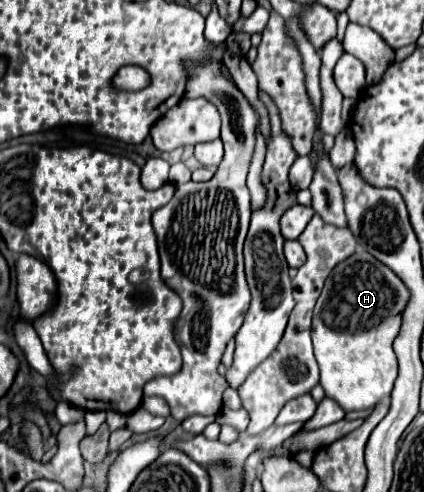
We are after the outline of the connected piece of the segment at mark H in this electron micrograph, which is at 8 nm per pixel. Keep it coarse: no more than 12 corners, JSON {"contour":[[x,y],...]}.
{"contour":[[368,253],[312,317],[326,397],[374,407],[398,377],[408,287]]}

